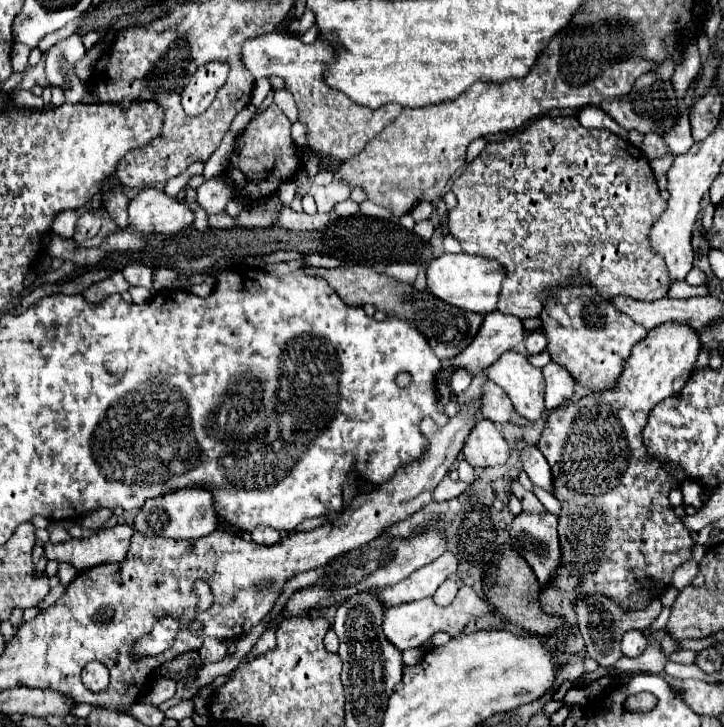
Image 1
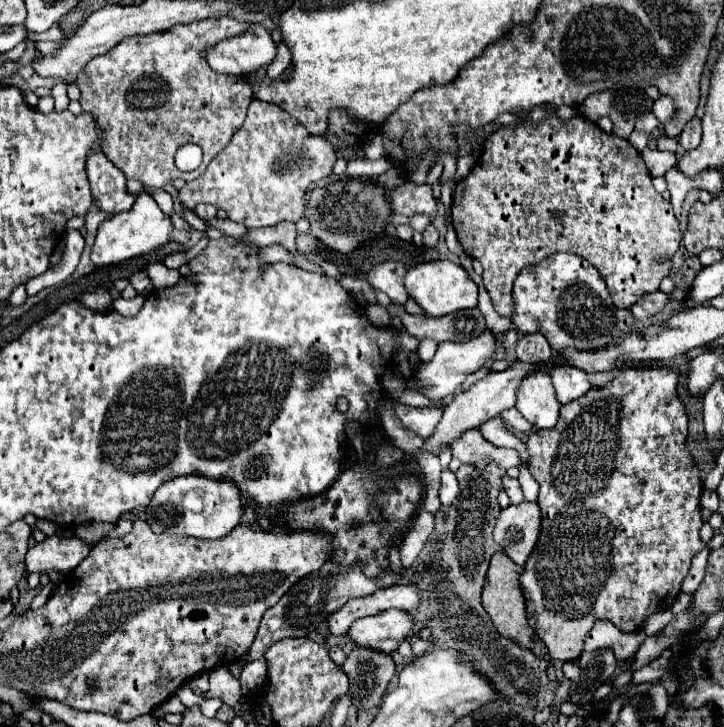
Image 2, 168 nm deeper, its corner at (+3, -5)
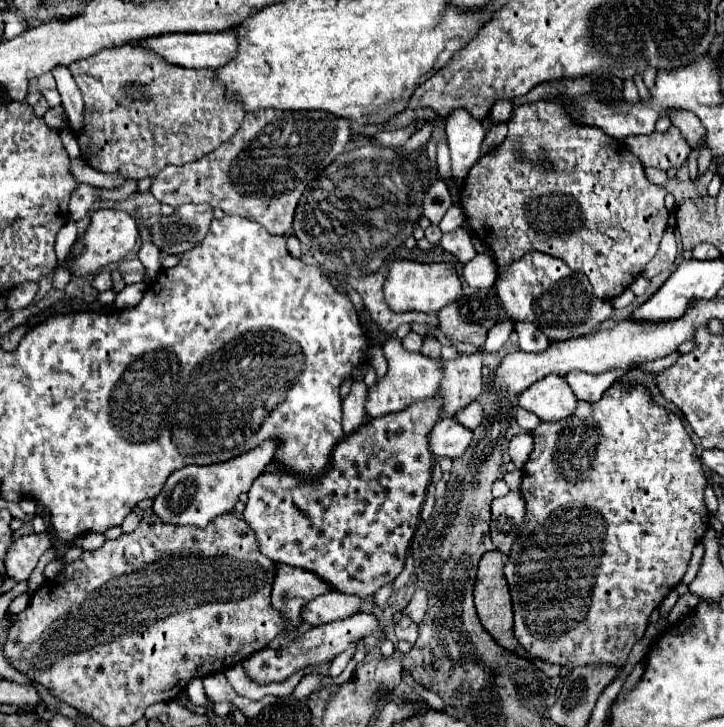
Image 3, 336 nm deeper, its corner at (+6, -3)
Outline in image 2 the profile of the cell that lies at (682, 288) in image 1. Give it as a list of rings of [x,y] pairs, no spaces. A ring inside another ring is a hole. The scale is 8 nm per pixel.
[[[655,291],[655,295],[645,295],[643,299],[639,299],[639,303],[635,303],[635,307],[629,307],[633,311],[635,319],[647,319],[653,317],[655,313],[659,313],[667,303],[667,295],[661,291]]]

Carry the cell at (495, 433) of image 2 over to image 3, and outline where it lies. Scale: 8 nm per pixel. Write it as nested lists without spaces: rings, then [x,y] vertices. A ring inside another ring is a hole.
[[[474,401],[474,403],[470,403],[468,407],[464,407],[458,415],[456,415],[456,421],[460,421],[464,427],[468,427],[470,431],[476,431],[480,425],[482,425],[482,421],[484,421],[484,409],[482,409],[482,405],[478,403],[478,401]]]

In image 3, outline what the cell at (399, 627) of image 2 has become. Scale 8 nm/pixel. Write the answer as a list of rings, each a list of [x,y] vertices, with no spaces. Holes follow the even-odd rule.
[[[356,613],[352,617],[340,619],[340,621],[332,621],[328,625],[320,625],[320,627],[312,627],[310,631],[302,633],[296,641],[288,643],[286,647],[280,649],[260,649],[258,653],[254,653],[252,657],[242,661],[244,671],[248,673],[250,679],[258,681],[258,683],[274,683],[274,681],[286,681],[294,671],[298,669],[306,669],[306,665],[312,663],[322,663],[322,661],[332,661],[336,655],[340,655],[350,643],[362,641],[364,637],[376,633],[378,629],[378,619],[372,613]]]

